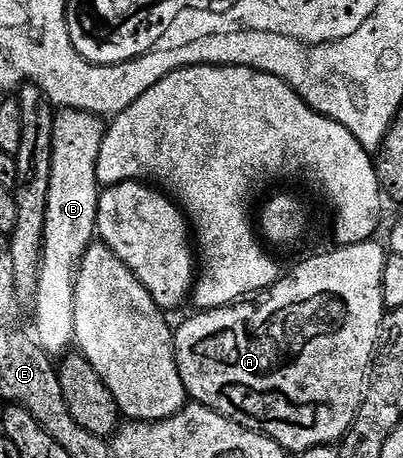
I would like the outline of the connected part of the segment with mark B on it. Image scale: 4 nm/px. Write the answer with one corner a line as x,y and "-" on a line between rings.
62,109
54,115
45,243
42,245
41,275
34,296
34,335
41,348
52,357
61,356
75,342
75,280
88,247
95,242
98,228
100,186
96,163
107,131
102,121
99,114
79,109

